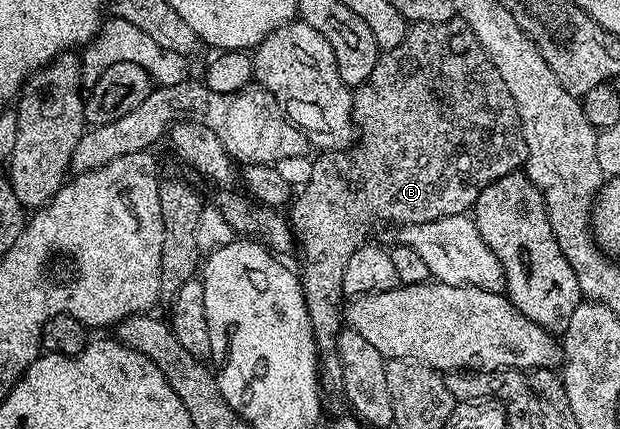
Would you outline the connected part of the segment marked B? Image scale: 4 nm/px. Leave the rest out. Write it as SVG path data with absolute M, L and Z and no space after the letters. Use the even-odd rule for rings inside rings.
M457 19L444 23L424 23L419 21L411 24L406 31L406 37L400 43L400 47L392 47L385 50L379 56L376 67L372 67L372 75L362 85L353 90L354 94L354 123L356 126L356 144L341 151L326 151L313 158L312 179L301 190L302 193L293 198L288 209L290 228L294 231L294 240L297 248L302 249L302 269L300 268L300 280L304 303L308 307L308 319L312 319L312 331L316 339L316 347L320 358L320 385L327 394L338 393L342 387L342 368L340 367L340 355L338 354L338 336L344 328L344 294L342 280L344 279L344 267L348 267L348 259L352 259L352 253L360 246L367 244L370 233L370 224L373 221L391 221L394 227L415 225L416 223L428 223L441 217L460 217L469 214L474 208L476 199L484 187L488 187L493 181L498 181L504 175L513 173L523 168L526 160L526 140L522 134L522 120L518 114L516 103L504 87L504 79L500 79L500 71L488 59L488 55L480 47L476 35L468 27L468 23Z

